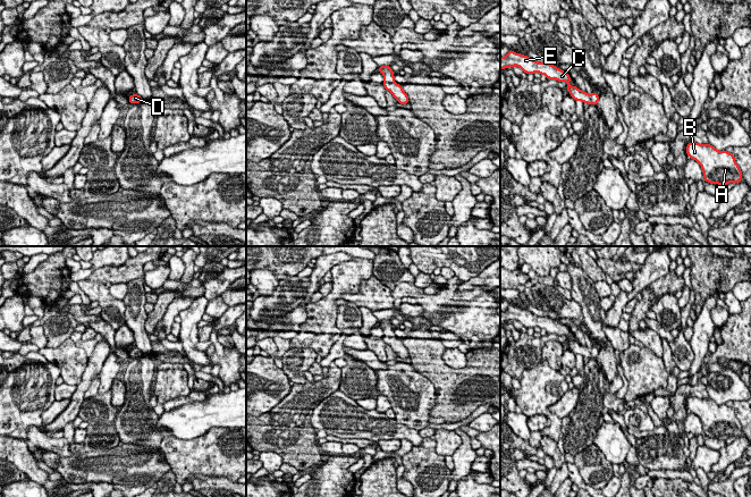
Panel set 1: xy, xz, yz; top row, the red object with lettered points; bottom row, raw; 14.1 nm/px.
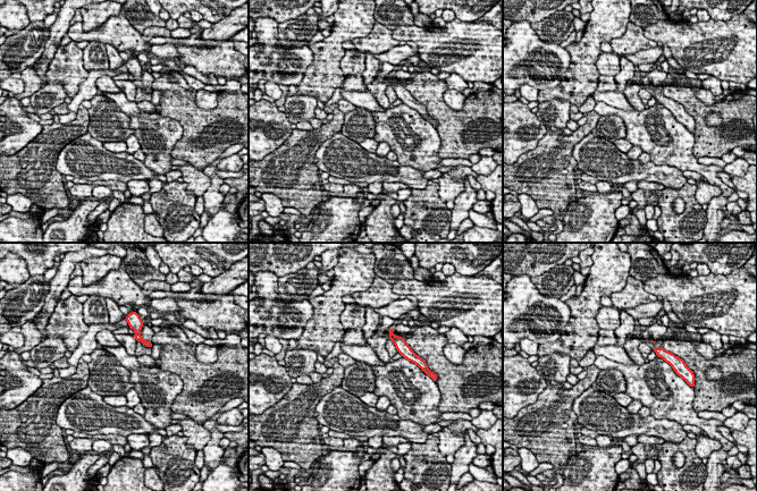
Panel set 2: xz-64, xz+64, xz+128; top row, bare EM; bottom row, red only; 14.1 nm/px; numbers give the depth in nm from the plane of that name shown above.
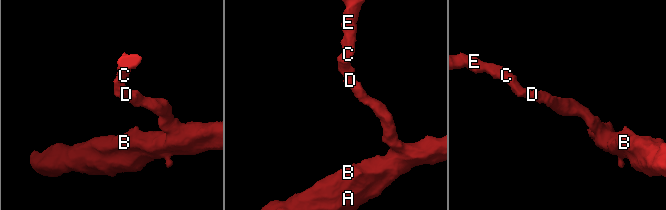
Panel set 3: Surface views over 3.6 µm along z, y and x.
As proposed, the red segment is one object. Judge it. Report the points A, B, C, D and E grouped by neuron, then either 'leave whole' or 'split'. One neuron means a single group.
A B C D E; leave whole

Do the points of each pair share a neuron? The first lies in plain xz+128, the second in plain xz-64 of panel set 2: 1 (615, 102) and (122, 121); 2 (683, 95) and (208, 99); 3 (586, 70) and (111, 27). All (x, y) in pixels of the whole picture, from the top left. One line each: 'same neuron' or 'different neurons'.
1: different neurons
2: different neurons
3: different neurons

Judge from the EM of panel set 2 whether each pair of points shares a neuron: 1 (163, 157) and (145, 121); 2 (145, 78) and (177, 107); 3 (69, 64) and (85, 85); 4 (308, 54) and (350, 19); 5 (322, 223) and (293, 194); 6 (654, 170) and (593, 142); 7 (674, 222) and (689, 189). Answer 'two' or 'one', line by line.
1: one
2: two
3: two
4: two
5: two
6: one
7: one

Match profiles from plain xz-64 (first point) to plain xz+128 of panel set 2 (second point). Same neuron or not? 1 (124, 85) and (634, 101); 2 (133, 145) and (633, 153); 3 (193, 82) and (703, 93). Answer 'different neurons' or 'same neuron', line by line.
1: same neuron
2: same neuron
3: different neurons

